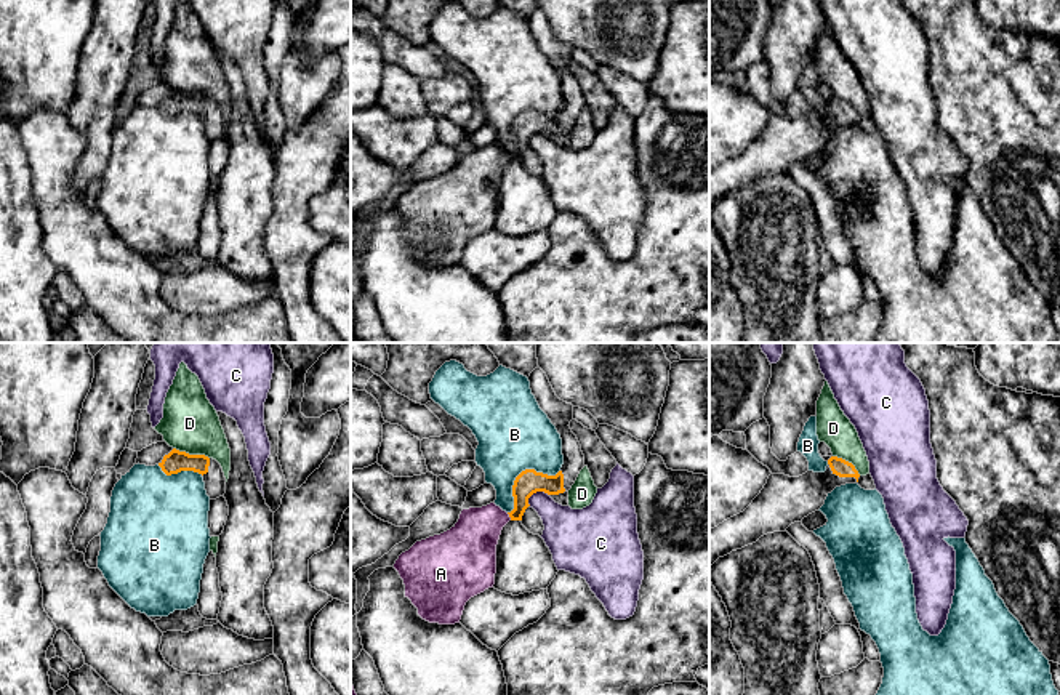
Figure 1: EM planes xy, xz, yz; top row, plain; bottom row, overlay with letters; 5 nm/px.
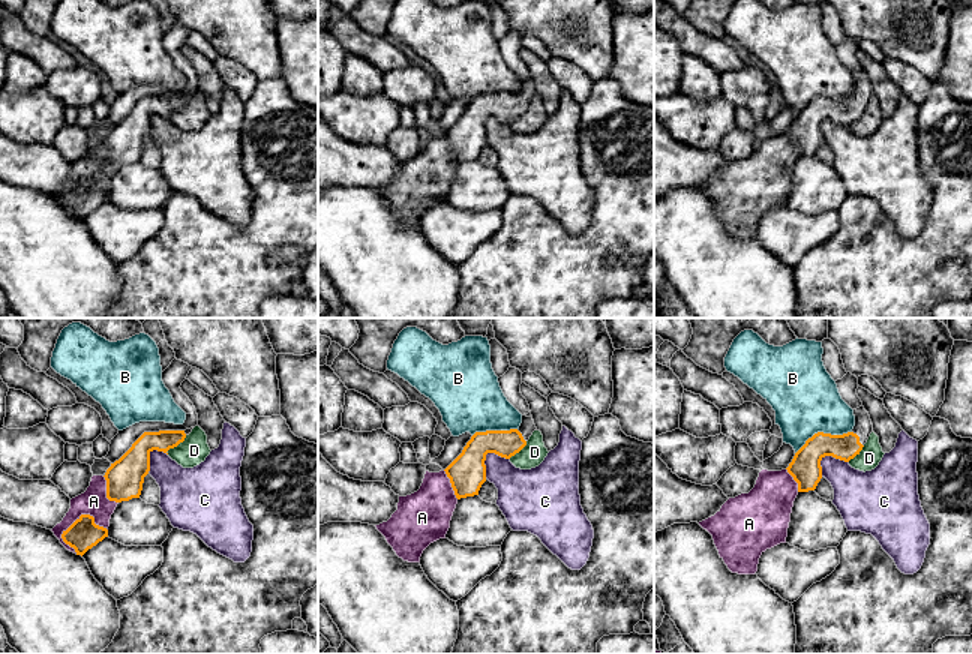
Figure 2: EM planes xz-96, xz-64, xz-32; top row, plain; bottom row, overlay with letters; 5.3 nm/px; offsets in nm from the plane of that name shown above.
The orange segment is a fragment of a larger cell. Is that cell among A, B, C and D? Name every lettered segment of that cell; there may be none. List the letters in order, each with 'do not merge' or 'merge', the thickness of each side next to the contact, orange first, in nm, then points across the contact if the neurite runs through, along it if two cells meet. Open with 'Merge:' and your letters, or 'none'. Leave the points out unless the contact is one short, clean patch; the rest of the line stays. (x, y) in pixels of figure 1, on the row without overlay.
Merge: none
A: do not merge; 120 nm thick on the orange side, 260 nm on the other
B: do not merge; 120 nm thick on the orange side, 360 nm on the other; border along xz (559, 111), (524, 111), (514, 122), (508, 154)
C: do not merge; 120 nm thick on the orange side, 220 nm on the other; border along xz (548, 135), (537, 133), (527, 144)
D: do not merge; 110 nm thick on the orange side, 280 nm on the other; border along xy (173, 88), (189, 95), (204, 95), (208, 100)

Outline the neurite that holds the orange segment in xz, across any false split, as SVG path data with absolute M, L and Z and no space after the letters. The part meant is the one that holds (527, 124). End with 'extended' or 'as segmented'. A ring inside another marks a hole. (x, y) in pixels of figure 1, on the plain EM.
M540 8L530 14L528 22L540 50L560 75L564 106L556 117L525 110L516 119L512 127L514 151L508 154L511 162L522 162L525 151L530 147L528 139L533 135L559 136L568 133L584 109L581 86L568 67L573 61L573 46L556 37L546 14Z; extended

